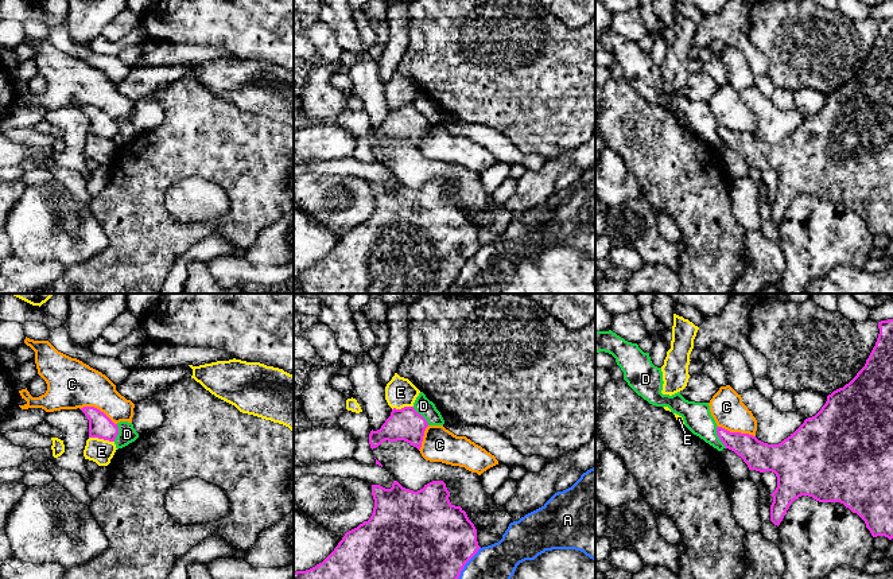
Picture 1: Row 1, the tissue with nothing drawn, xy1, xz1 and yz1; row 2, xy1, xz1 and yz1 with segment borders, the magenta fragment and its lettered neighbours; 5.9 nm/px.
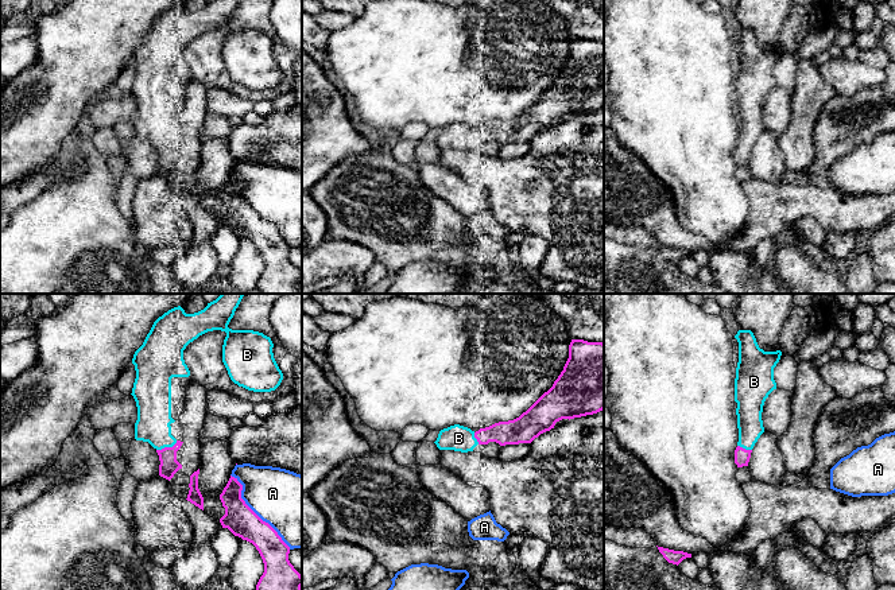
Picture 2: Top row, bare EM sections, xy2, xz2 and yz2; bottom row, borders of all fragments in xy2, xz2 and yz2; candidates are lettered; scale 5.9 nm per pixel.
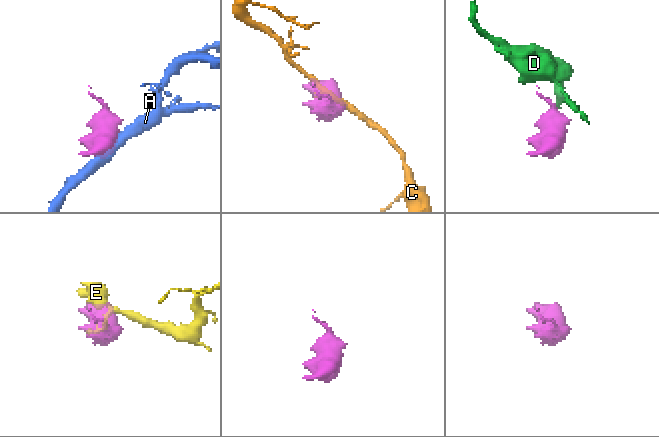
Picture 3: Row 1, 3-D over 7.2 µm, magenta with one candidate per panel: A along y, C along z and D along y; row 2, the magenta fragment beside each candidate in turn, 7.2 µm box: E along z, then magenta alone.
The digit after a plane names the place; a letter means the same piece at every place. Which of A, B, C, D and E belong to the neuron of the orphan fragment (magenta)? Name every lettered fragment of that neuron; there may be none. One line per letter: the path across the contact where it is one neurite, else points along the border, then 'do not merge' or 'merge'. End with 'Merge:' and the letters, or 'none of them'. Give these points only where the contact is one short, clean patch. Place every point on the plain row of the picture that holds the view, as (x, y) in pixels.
A: do not merge
B: across xy2 (169, 163), (166, 146), (154, 125), (154, 107) | merge
C: do not merge
D: along yz1 (717, 124), (717, 135), (726, 146) | do not merge
E: do not merge
Merge: B

